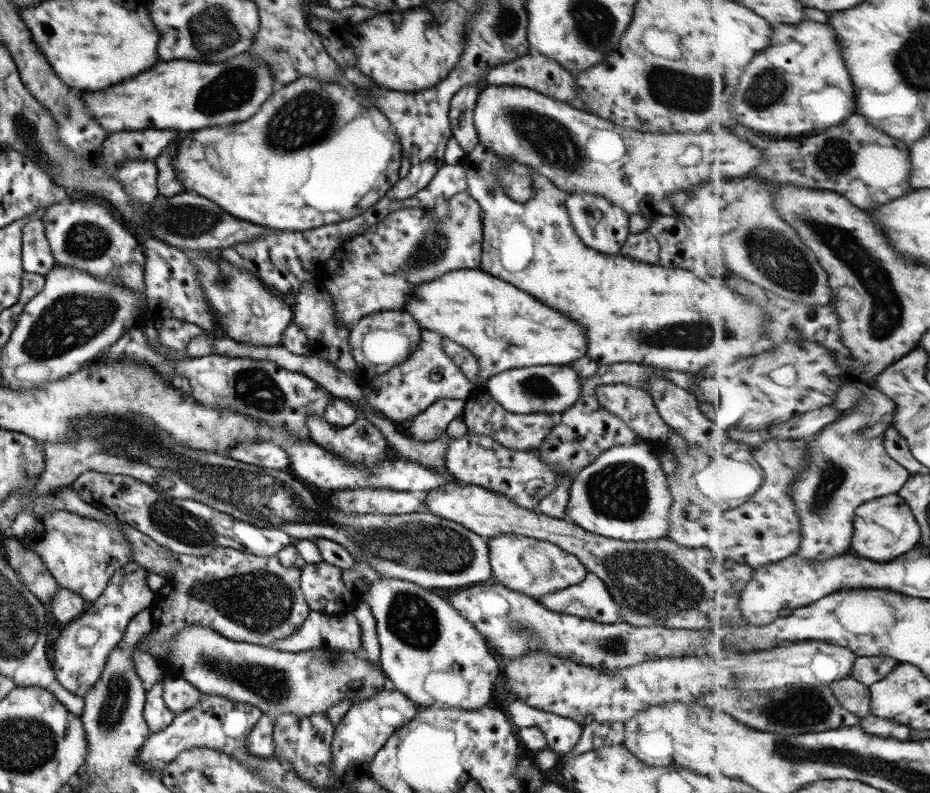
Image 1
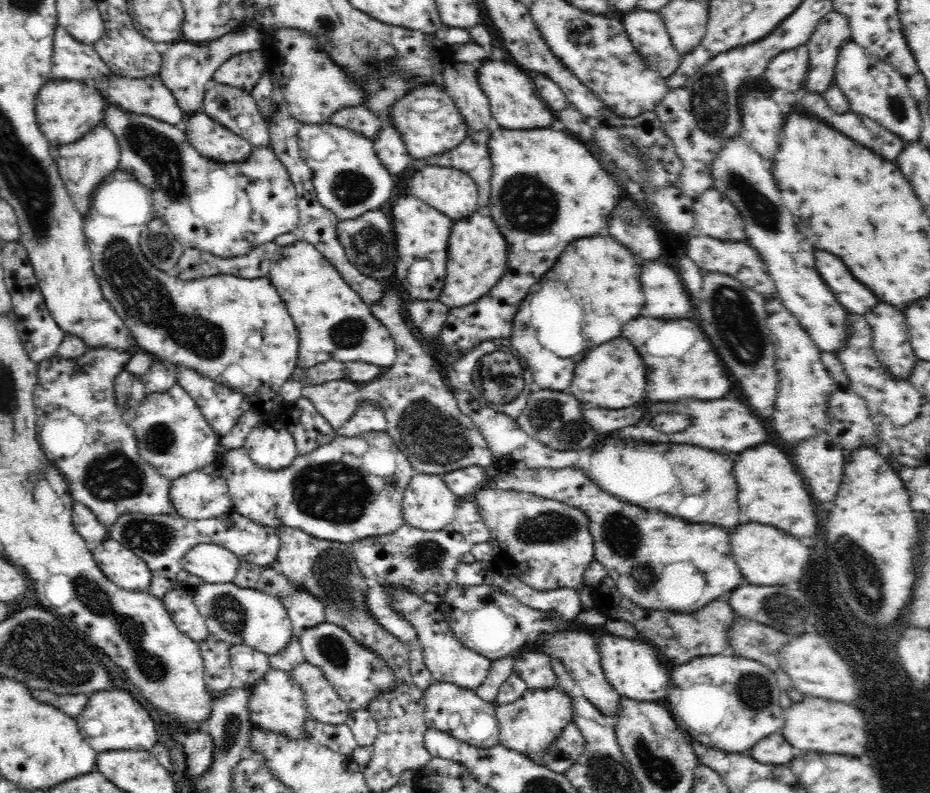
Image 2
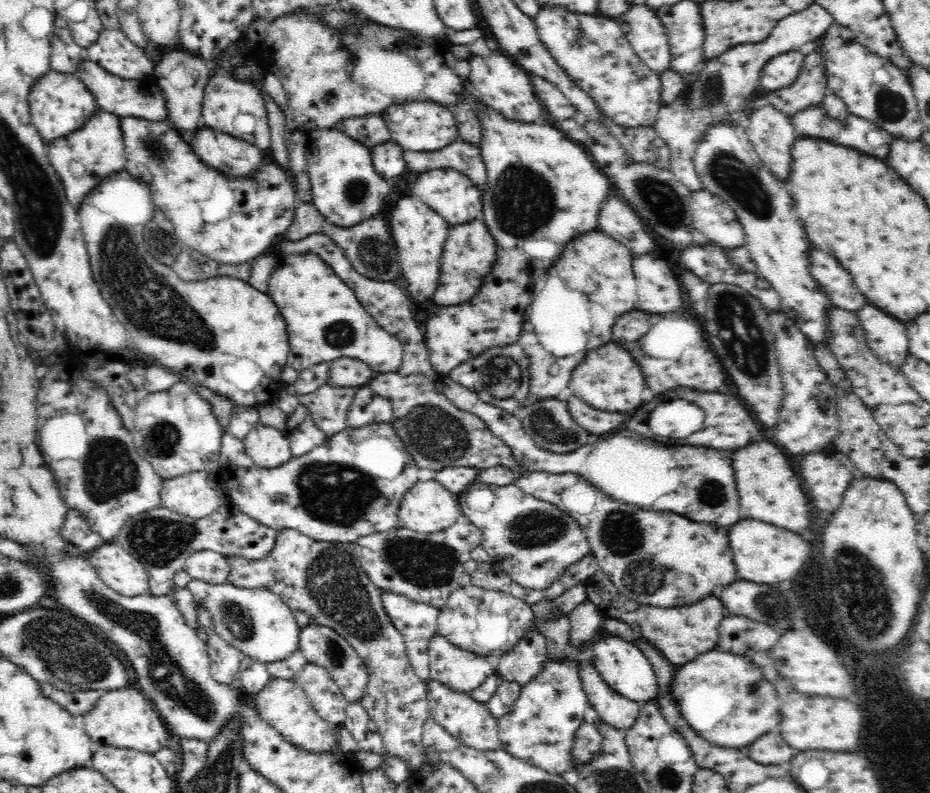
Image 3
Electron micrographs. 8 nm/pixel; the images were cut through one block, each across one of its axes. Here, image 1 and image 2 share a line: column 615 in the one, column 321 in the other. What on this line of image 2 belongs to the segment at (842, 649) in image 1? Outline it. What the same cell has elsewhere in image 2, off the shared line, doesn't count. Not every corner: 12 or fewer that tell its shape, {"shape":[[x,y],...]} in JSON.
{"shape":[[305,660],[289,675],[312,719],[346,722],[349,708],[320,667]]}

